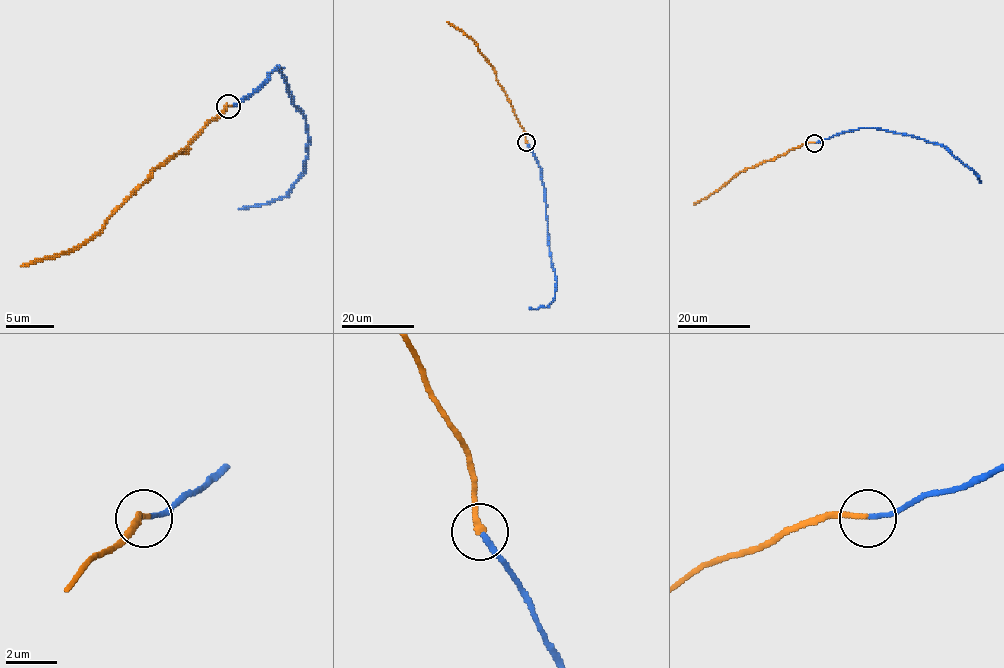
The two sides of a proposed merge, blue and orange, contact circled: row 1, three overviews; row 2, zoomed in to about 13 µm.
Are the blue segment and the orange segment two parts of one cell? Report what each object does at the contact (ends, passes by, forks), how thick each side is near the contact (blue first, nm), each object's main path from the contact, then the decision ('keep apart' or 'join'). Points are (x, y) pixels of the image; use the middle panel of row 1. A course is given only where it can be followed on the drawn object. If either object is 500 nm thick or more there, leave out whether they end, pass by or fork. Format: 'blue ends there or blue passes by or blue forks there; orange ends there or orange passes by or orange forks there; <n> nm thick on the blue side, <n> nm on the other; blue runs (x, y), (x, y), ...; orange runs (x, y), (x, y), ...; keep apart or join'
blue ends there; orange ends there; 200 nm thick on the blue side, 220 nm on the other; blue runs (526, 142), (539, 167), (545, 190), (548, 240), (556, 284), (554, 298), (547, 307), (529, 307); orange runs (526, 142), (524, 131), (496, 79), (496, 72), (471, 39), (446, 22); join

